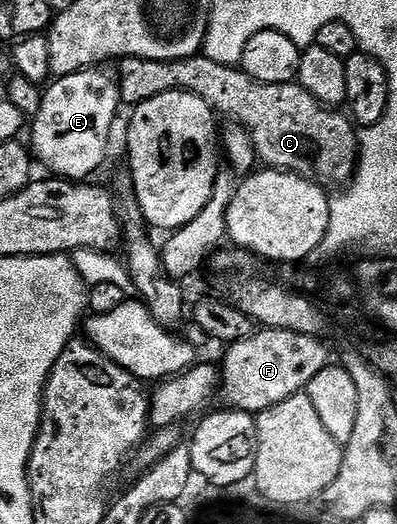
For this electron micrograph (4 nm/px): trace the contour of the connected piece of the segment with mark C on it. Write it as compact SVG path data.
M196 56L193 58L182 58L181 60L141 60L140 58L120 58L118 59L117 66L119 66L119 78L117 74L117 85L119 88L119 97L122 105L127 108L134 108L140 106L145 100L153 100L153 96L157 96L161 92L173 92L174 90L184 90L185 92L193 92L197 96L201 96L201 100L205 100L211 109L215 111L216 115L222 116L223 114L232 123L238 124L243 127L251 136L251 144L255 149L256 159L264 167L273 170L287 170L291 174L299 174L302 178L312 179L320 184L328 184L327 182L343 182L348 181L349 175L352 175L357 165L357 130L353 125L352 119L346 113L340 112L338 109L330 106L322 106L320 102L313 96L309 96L309 92L305 92L305 88L301 88L298 81L286 82L285 84L261 84L257 80L253 80L253 76L249 76L241 68L234 66L226 66L220 62L209 60L205 56Z

